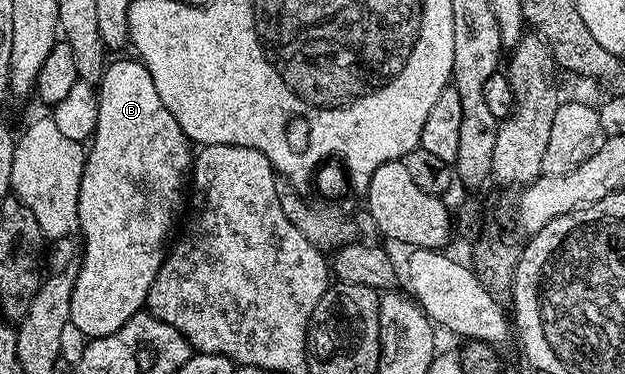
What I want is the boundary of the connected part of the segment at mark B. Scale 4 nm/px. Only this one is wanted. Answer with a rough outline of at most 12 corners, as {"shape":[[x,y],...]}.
{"shape":[[137,57],[107,65],[70,325],[146,304],[192,143]]}

